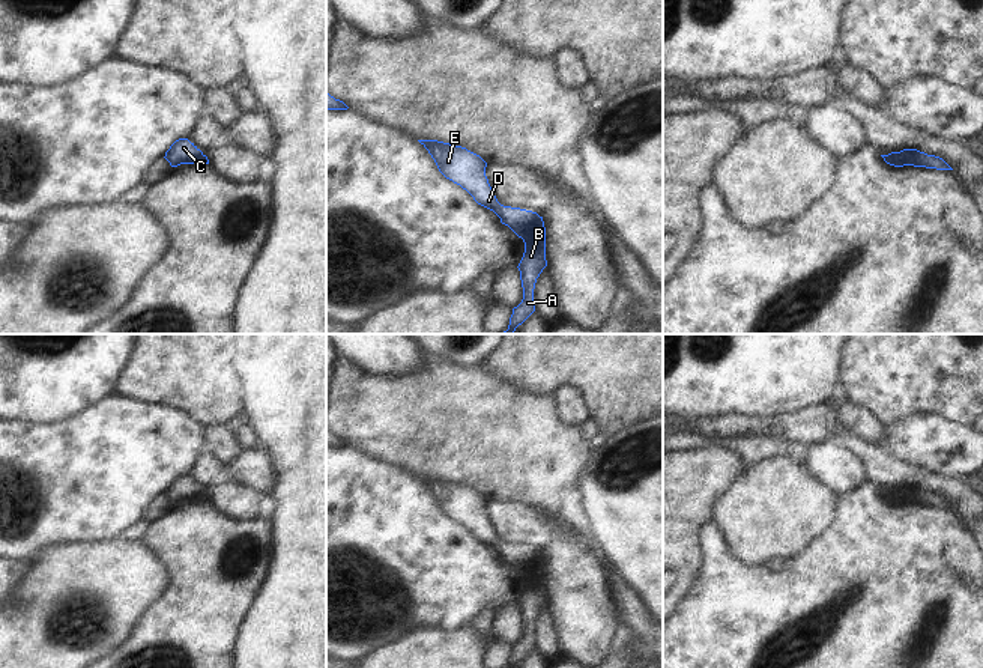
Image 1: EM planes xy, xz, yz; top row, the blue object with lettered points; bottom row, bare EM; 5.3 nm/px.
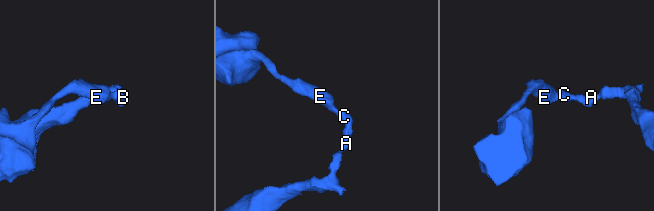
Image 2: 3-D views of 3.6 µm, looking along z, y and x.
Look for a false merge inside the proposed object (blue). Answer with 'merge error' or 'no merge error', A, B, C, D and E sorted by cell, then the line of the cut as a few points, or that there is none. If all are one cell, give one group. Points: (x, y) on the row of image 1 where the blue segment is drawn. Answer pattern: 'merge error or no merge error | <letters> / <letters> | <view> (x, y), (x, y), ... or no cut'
merge error | A B / C D E | xz (541, 217), (532, 233), (523, 241)

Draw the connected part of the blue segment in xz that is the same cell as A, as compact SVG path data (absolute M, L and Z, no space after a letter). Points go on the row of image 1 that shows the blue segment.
M543 218L534 227L532 236L525 242L525 253L519 263L520 280L523 287L522 302L513 308L508 329L501 334L514 334L516 328L522 325L534 311L534 289L537 278L547 266L546 260L546 227Z

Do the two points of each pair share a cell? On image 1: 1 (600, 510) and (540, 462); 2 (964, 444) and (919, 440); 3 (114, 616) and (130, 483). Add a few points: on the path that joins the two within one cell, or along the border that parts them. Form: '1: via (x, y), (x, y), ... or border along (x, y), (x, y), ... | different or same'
1: border along (588, 456), (573, 492) | different
2: via (953, 444), (934, 444), (929, 441) | same
3: border along (116, 537), (107, 542), (81, 543) | different

